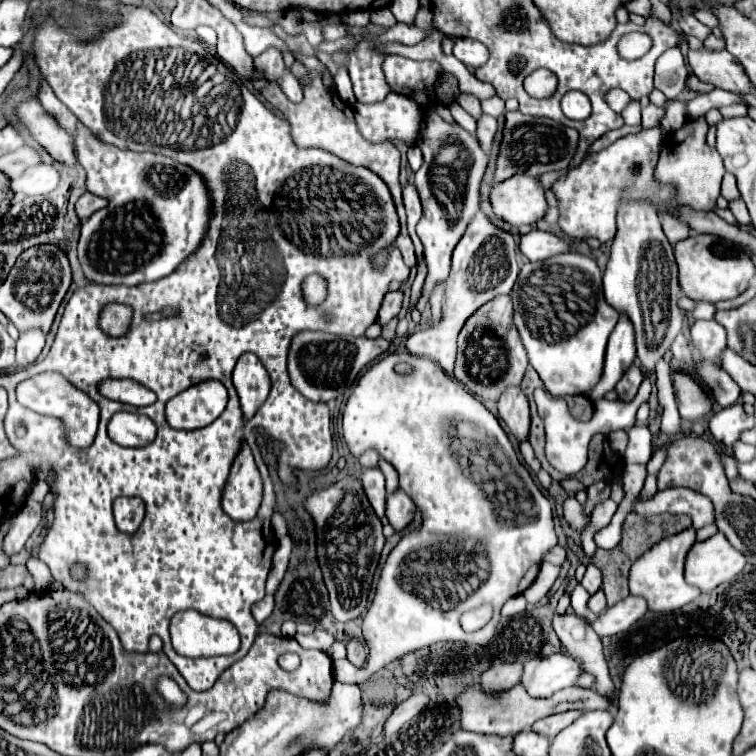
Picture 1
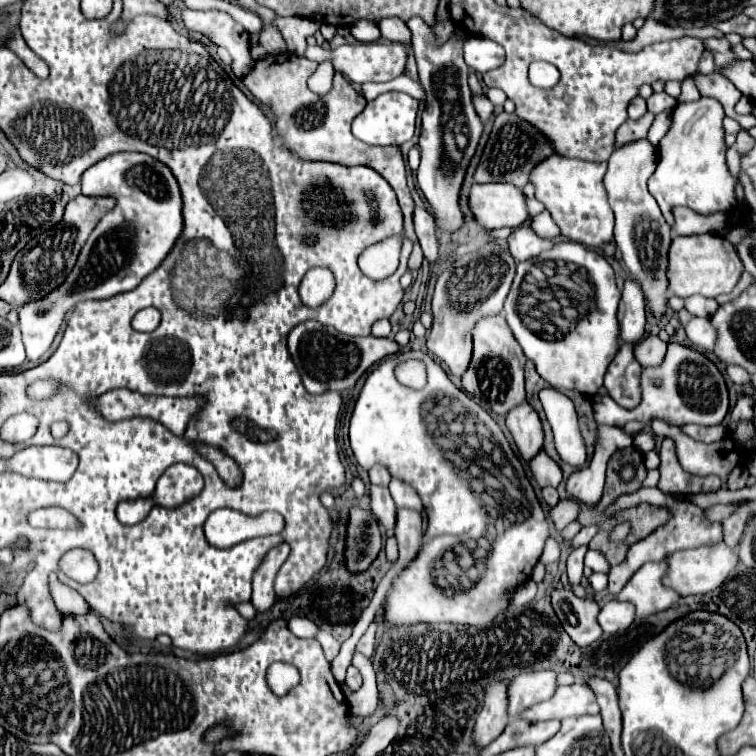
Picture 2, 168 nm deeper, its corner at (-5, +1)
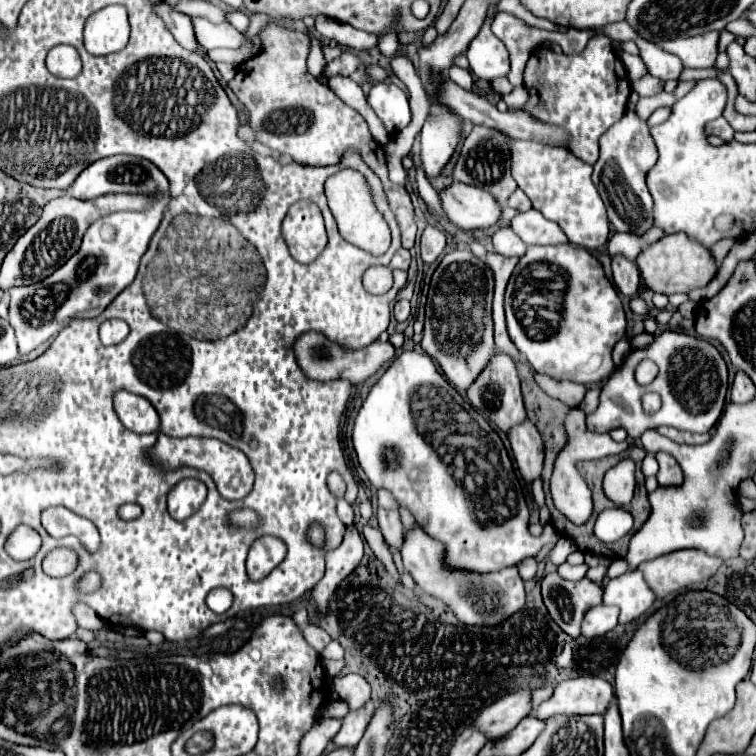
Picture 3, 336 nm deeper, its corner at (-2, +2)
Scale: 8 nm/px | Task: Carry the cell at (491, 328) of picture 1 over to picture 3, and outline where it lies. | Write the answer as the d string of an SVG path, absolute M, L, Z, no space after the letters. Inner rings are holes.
M498 347L494 351L494 355L490 357L490 363L478 375L478 379L474 379L474 383L466 389L466 397L488 421L494 421L502 431L508 431L512 425L526 419L516 361L508 353L500 351Z

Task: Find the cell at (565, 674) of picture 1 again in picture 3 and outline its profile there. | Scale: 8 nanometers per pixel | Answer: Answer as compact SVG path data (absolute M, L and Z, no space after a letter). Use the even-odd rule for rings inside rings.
M516 689L500 697L490 707L486 707L478 715L476 727L494 741L510 733L520 723L520 719L524 719L530 711L532 711L532 689Z

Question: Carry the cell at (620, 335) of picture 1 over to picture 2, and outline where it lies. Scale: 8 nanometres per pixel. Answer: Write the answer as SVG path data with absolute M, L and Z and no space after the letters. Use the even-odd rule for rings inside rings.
M627 278L623 288L623 298L619 304L619 322L621 322L621 342L635 344L645 334L645 298L641 286Z

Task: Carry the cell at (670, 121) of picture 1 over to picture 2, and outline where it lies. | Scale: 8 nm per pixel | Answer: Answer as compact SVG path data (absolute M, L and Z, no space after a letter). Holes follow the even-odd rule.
M689 76L689 78L685 78L683 82L681 82L681 94L679 94L679 102L691 102L691 100L697 100L701 94L699 94L699 90L697 90L697 86L695 86L695 80L693 80L693 76Z

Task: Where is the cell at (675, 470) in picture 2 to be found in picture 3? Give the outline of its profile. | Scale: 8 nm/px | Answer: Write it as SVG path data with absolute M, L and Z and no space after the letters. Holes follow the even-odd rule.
M656 453L656 459L658 459L658 465L660 465L660 471L656 475L658 483L664 485L664 487L678 487L678 485L682 485L684 475L682 475L680 465L674 461L674 457L668 455L668 453Z

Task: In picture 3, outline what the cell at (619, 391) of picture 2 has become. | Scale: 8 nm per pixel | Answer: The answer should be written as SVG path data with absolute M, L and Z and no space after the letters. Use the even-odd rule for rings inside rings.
M622 339L622 341L614 347L614 365L616 365L616 369L622 367L622 363L624 363L624 359L626 359L628 353L630 353L630 343L628 343L626 339Z

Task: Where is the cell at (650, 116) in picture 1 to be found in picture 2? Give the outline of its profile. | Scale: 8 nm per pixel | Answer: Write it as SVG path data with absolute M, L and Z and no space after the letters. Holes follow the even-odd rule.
M653 92L649 98L647 98L647 108L653 112L653 114L659 114L659 112L671 112L675 108L677 100L673 100L669 94L665 92Z

